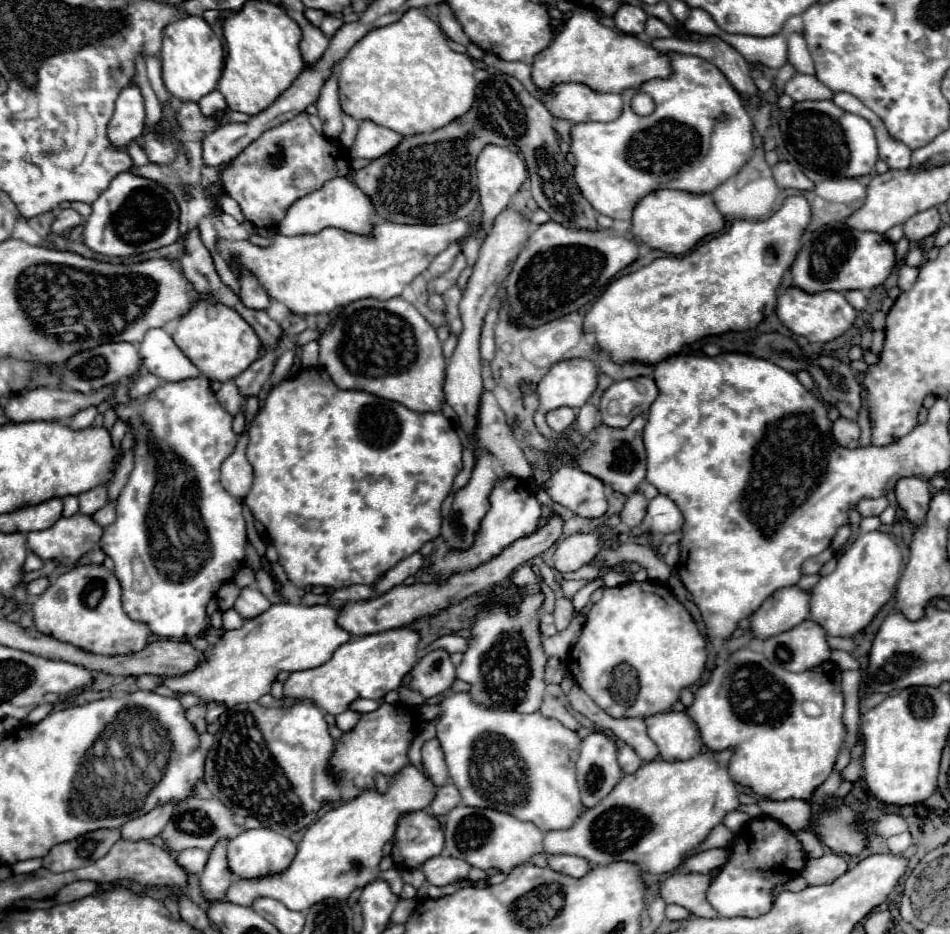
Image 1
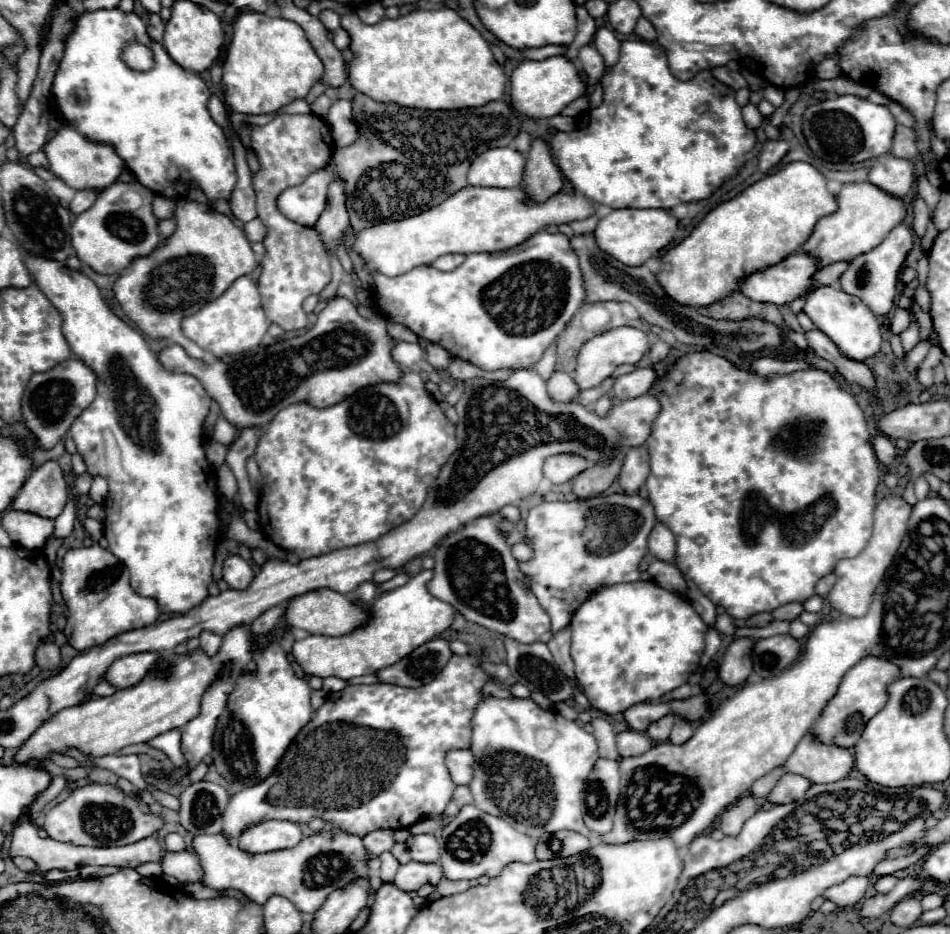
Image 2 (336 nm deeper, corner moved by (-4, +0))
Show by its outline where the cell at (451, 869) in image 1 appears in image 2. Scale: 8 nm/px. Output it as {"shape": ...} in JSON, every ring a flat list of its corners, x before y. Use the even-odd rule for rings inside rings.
{"shape":[[409,861,405,865,399,865,395,879,391,881,395,887,399,887,405,893,417,891,421,885,431,883,437,885,443,877,443,869,439,869,439,863,417,863]]}

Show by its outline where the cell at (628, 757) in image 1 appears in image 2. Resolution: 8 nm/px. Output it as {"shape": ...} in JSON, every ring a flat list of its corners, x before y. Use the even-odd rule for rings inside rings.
{"shape":[[623,731,617,735,617,749,621,757,633,757,651,749,651,739,641,731]]}

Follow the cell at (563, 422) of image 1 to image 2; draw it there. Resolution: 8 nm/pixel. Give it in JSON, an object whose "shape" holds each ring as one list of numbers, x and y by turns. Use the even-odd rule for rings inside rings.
{"shape":[[555,371,547,379,547,393,549,393,549,397,553,401,567,403,567,401,571,401,579,393,579,387,565,371]]}

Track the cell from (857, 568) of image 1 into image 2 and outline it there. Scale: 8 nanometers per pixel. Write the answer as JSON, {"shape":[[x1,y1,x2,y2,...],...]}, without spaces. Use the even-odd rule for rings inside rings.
{"shape":[[889,495,883,497,877,507,875,507,875,525,873,525,873,535,867,543,867,547,853,559,843,559,837,563,835,567,835,575,837,575,837,583,829,593,829,603,833,609,837,609,841,615,847,617,863,617,871,605,871,597,875,587,879,585,879,581,883,579,883,573,887,571,887,565,891,565,903,535,907,533,907,521,911,515,913,507,897,495]]}

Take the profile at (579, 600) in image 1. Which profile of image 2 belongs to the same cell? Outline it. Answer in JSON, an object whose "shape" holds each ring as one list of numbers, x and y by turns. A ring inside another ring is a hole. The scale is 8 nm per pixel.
{"shape":[[507,505,499,513,479,517,445,537,435,551,435,575,427,587,435,597,453,605,467,621,483,625,519,643,547,643,553,637,551,621,535,595,527,589,517,559,511,555,511,547,501,535,499,521,503,517,517,523,519,509]]}

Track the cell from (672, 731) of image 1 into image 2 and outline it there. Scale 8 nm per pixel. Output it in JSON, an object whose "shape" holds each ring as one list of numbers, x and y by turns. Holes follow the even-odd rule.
{"shape":[[677,719,675,725,673,725,673,729,671,729,671,737,669,737,669,741,675,743,675,745,681,745,683,741,687,741,687,737,691,737,691,733,693,733,691,723,685,721,685,719]]}

